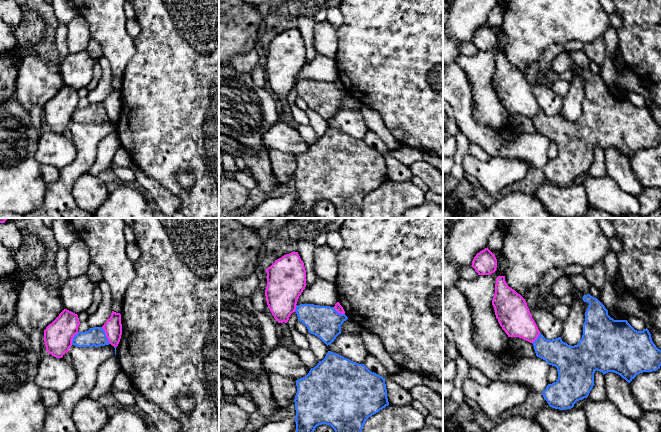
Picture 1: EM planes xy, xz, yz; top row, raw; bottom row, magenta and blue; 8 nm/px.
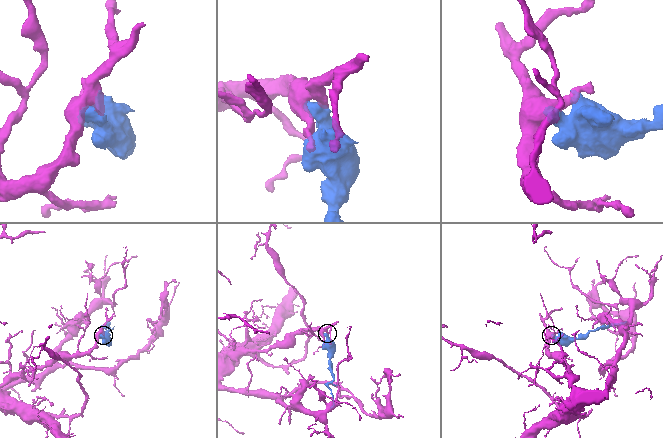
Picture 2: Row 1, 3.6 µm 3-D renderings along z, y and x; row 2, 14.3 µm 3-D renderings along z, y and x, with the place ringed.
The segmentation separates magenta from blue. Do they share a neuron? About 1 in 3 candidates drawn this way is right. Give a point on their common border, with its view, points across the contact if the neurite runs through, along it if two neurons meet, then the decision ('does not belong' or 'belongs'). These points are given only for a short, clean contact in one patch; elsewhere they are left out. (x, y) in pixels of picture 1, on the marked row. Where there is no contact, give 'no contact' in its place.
meets magenta in xy at (106, 335); does not belong

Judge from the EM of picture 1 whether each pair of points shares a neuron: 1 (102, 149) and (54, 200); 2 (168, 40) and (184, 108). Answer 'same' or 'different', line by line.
1: different
2: same

